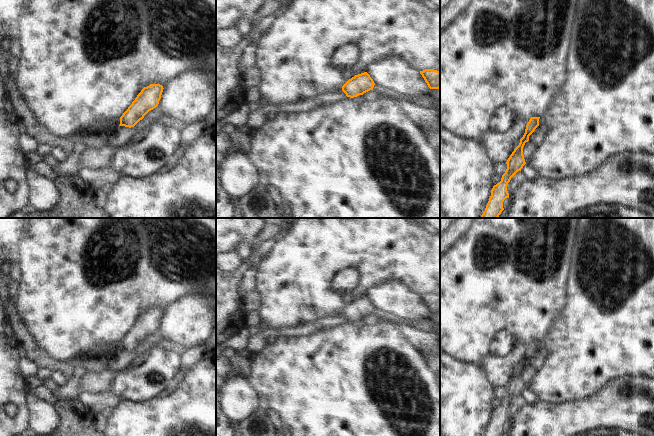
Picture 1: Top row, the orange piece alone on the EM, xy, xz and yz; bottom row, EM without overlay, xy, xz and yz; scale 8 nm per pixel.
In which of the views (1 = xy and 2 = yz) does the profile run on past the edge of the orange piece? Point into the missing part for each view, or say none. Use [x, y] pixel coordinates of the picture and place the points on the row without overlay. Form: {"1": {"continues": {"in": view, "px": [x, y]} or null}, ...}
{"1": {"continues": null}, "2": {"continues": null}}

